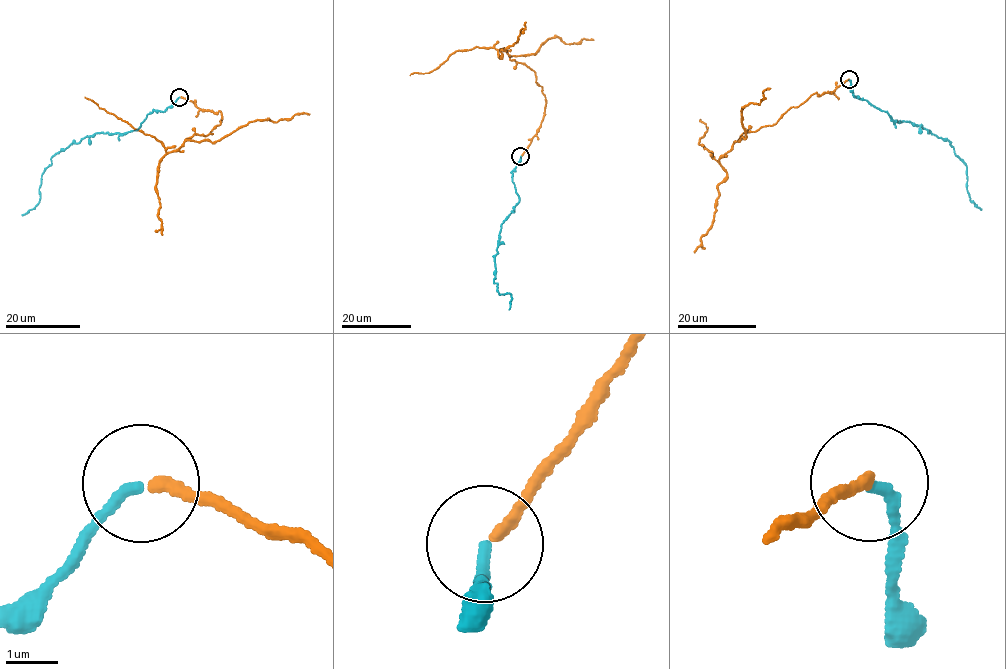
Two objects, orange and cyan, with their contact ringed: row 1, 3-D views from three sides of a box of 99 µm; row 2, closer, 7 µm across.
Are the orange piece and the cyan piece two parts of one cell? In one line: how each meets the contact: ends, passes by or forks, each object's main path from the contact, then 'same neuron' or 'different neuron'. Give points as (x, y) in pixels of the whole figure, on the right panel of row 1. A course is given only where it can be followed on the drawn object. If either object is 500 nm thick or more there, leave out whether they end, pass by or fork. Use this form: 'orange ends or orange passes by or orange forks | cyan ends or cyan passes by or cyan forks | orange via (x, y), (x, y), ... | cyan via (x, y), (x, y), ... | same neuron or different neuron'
orange ends | cyan ends | orange via (848, 79), (735, 141), (747, 138), (744, 106), (760, 103), (771, 88) | cyan via (849, 79), (854, 97), (887, 111), (892, 120), (922, 125), (949, 141), (966, 168), (968, 195), (981, 210) | same neuron

